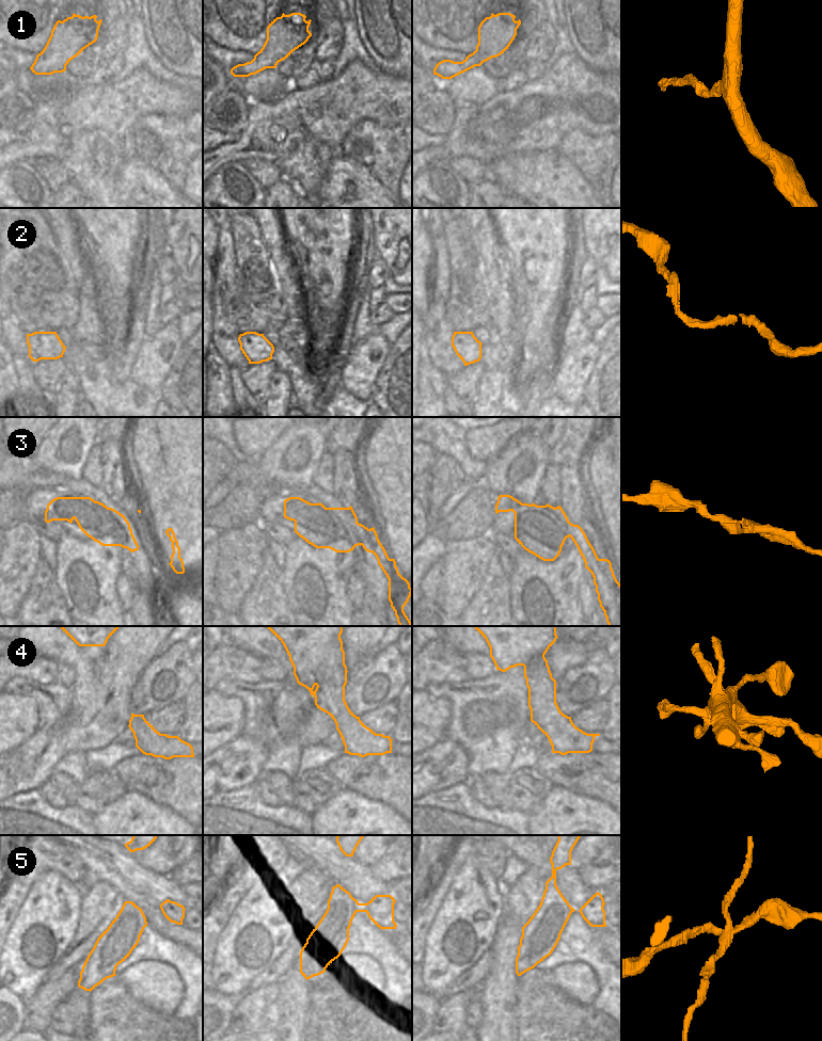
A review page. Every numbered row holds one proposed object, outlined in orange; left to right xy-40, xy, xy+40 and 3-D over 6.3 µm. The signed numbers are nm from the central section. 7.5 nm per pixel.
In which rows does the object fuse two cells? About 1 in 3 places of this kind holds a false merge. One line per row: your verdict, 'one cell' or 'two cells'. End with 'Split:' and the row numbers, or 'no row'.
1: one cell
2: one cell
3: two cells
4: one cell
5: two cells
Split: 3, 5

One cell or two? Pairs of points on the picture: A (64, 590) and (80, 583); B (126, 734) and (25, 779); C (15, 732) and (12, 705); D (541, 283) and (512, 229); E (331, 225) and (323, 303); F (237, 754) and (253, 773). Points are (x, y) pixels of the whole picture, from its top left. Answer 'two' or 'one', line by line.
A: two
B: two
C: one
D: one
E: one
F: one

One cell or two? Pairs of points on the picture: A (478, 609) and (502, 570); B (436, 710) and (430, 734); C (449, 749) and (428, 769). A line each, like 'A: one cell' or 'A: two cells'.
A: one cell
B: one cell
C: one cell

